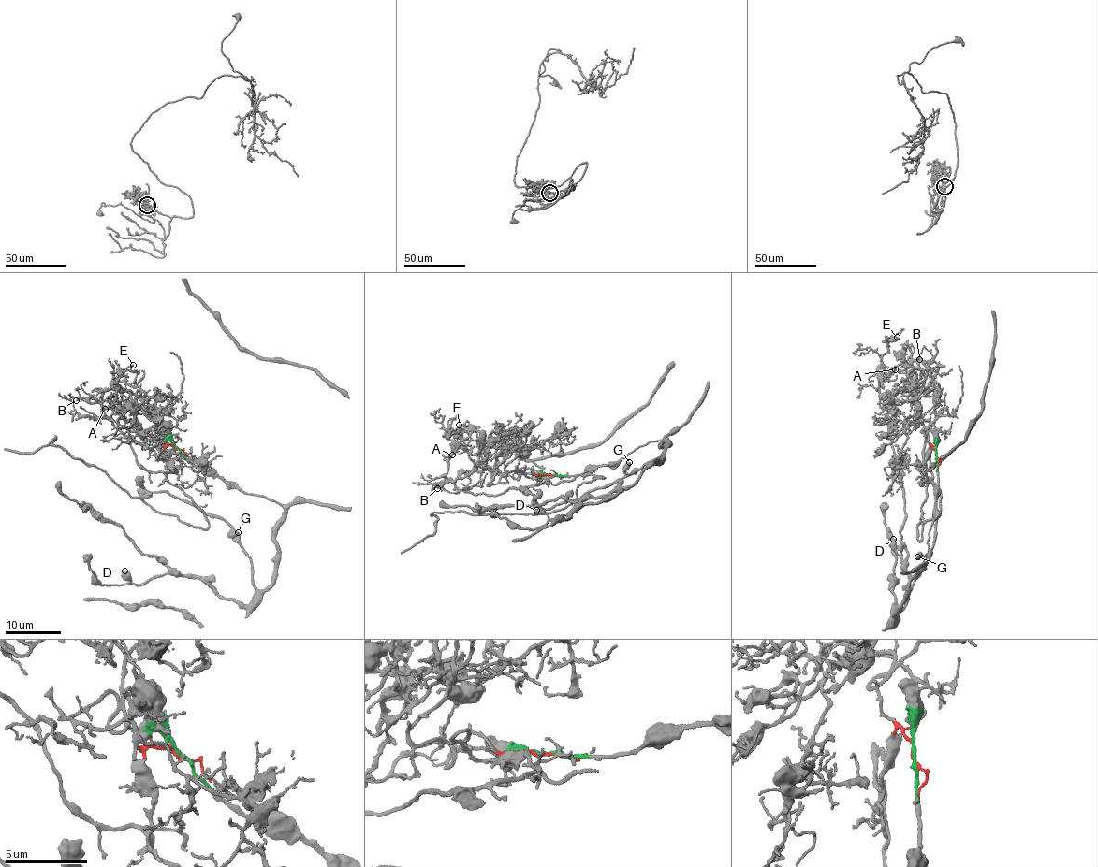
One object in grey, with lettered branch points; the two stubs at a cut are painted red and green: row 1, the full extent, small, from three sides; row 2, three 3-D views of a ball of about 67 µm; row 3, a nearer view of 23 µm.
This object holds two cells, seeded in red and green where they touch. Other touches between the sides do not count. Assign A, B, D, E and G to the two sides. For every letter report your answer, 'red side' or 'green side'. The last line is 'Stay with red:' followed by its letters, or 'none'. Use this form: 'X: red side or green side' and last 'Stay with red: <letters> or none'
A: red side
B: red side
D: green side
E: red side
G: green side
Stay with red: A, B, E

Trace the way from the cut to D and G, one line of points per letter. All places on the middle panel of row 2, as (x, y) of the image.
D: (552, 475), (578, 475), (665, 439), (669, 446), (635, 484), (578, 503), (568, 514), (550, 518), (536, 510)
G: (552, 475), (578, 475), (665, 439), (666, 445), (662, 442), (669, 446), (656, 459), (628, 473), (630, 462)

